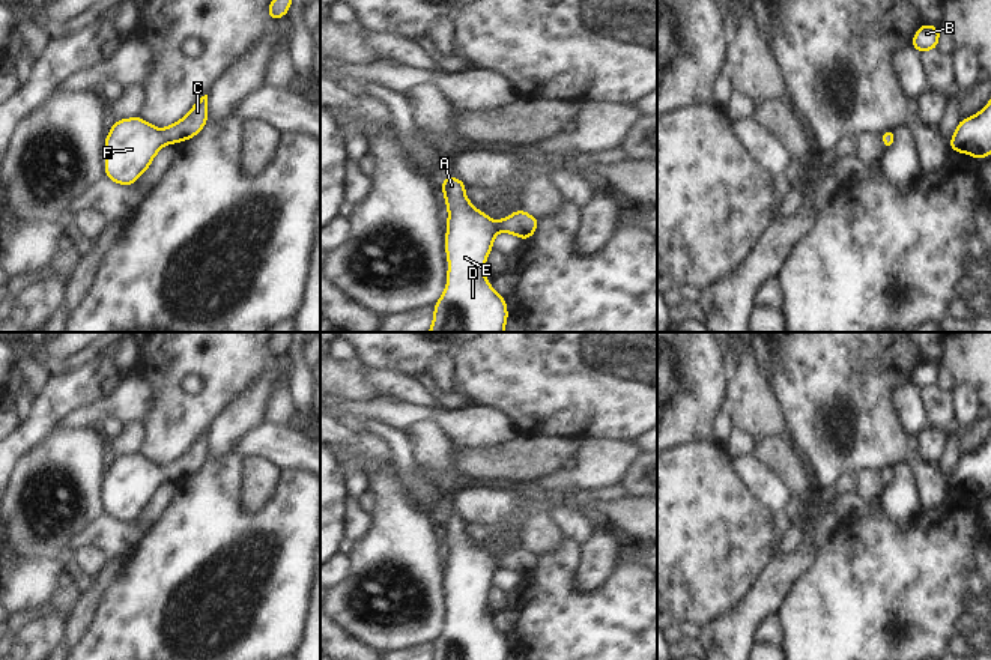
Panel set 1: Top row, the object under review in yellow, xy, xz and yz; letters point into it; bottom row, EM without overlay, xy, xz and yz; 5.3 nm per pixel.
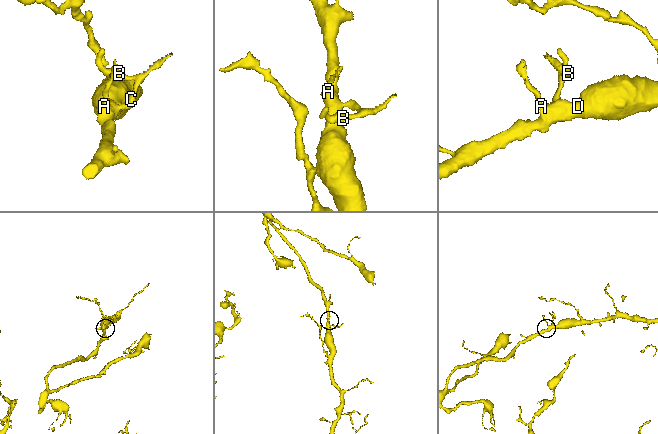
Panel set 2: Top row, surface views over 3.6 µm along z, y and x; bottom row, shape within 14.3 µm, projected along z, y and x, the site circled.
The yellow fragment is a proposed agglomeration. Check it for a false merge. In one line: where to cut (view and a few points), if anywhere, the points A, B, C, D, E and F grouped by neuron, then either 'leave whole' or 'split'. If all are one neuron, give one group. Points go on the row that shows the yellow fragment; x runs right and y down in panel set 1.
cut none; groups A B C D E F; leave whole

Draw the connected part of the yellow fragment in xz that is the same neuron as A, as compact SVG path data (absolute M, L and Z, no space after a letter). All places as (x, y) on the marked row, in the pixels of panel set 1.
M448 176L442 180L448 207L448 281L433 305L435 316L429 332L504 332L508 319L507 301L493 290L483 268L498 232L526 241L535 233L538 219L517 209L496 223L484 210L475 210L465 191L465 183L457 177Z

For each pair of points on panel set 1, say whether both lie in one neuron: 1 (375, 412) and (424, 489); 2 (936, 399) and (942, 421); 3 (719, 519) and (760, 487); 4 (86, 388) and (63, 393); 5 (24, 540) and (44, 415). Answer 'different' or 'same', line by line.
1: different
2: same
3: different
4: same
5: different

